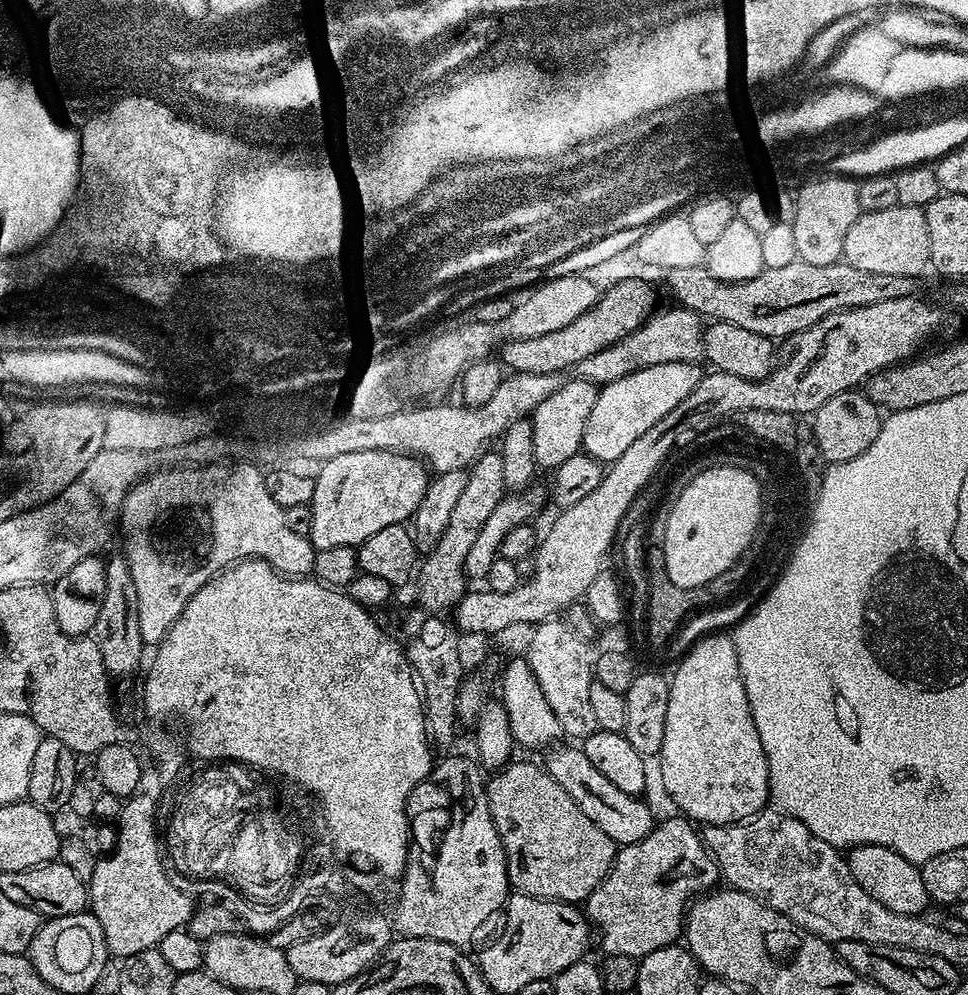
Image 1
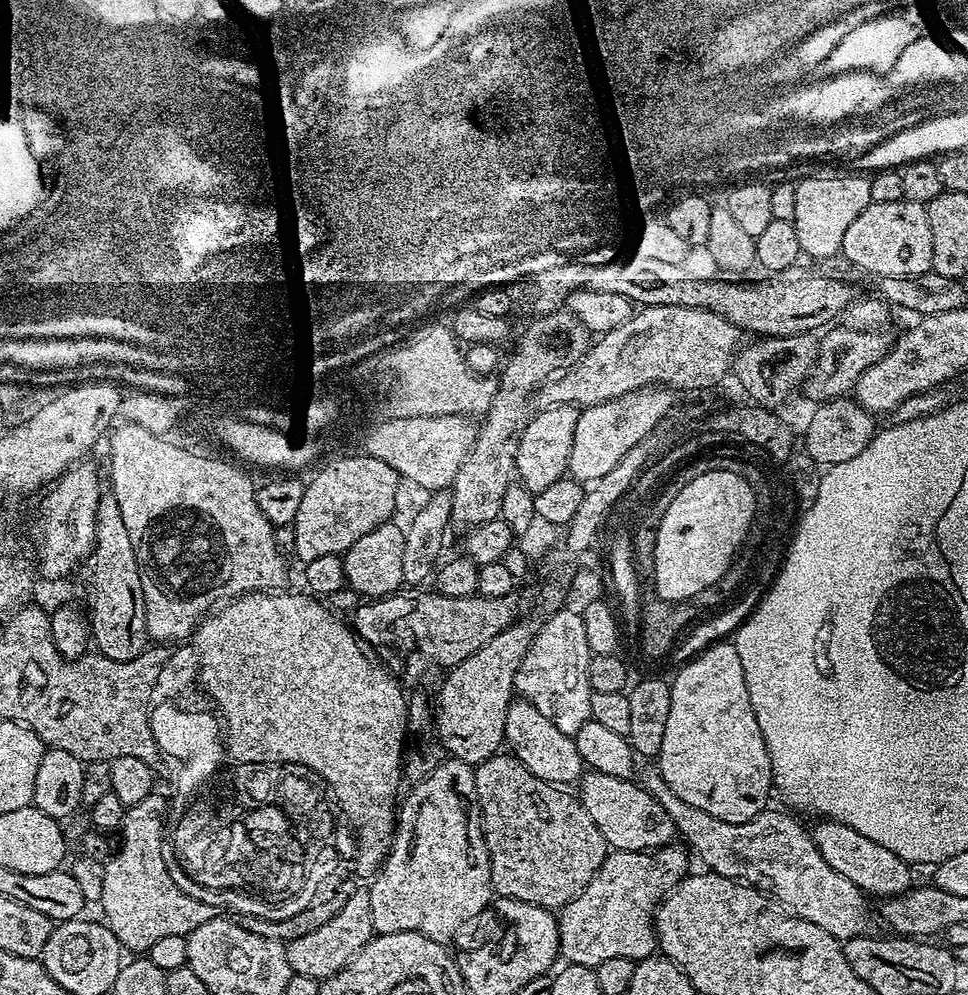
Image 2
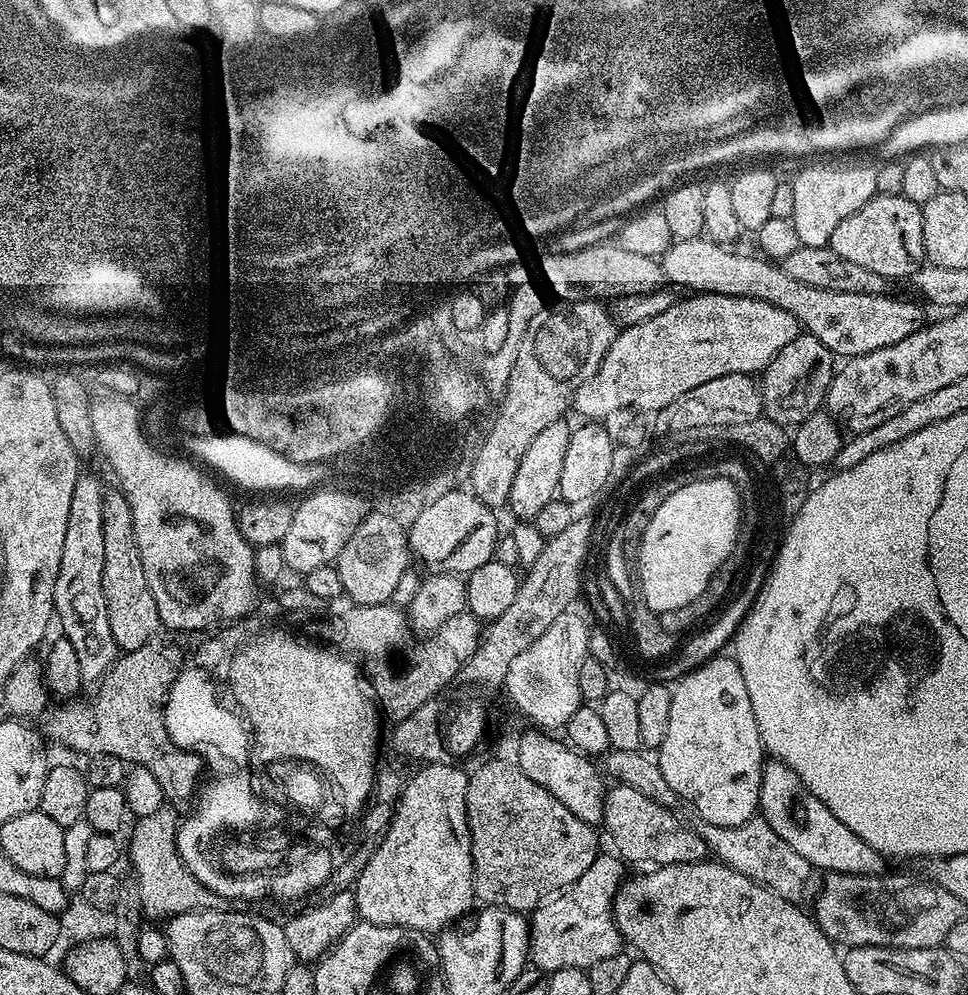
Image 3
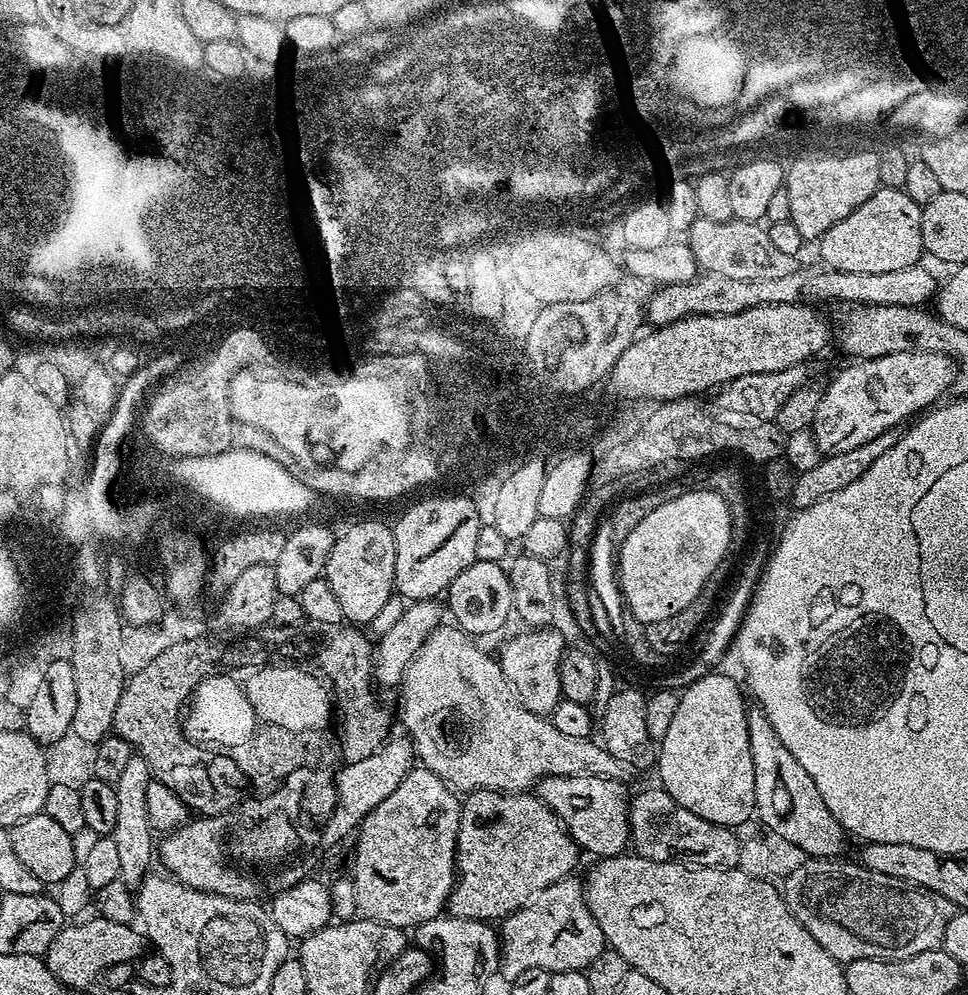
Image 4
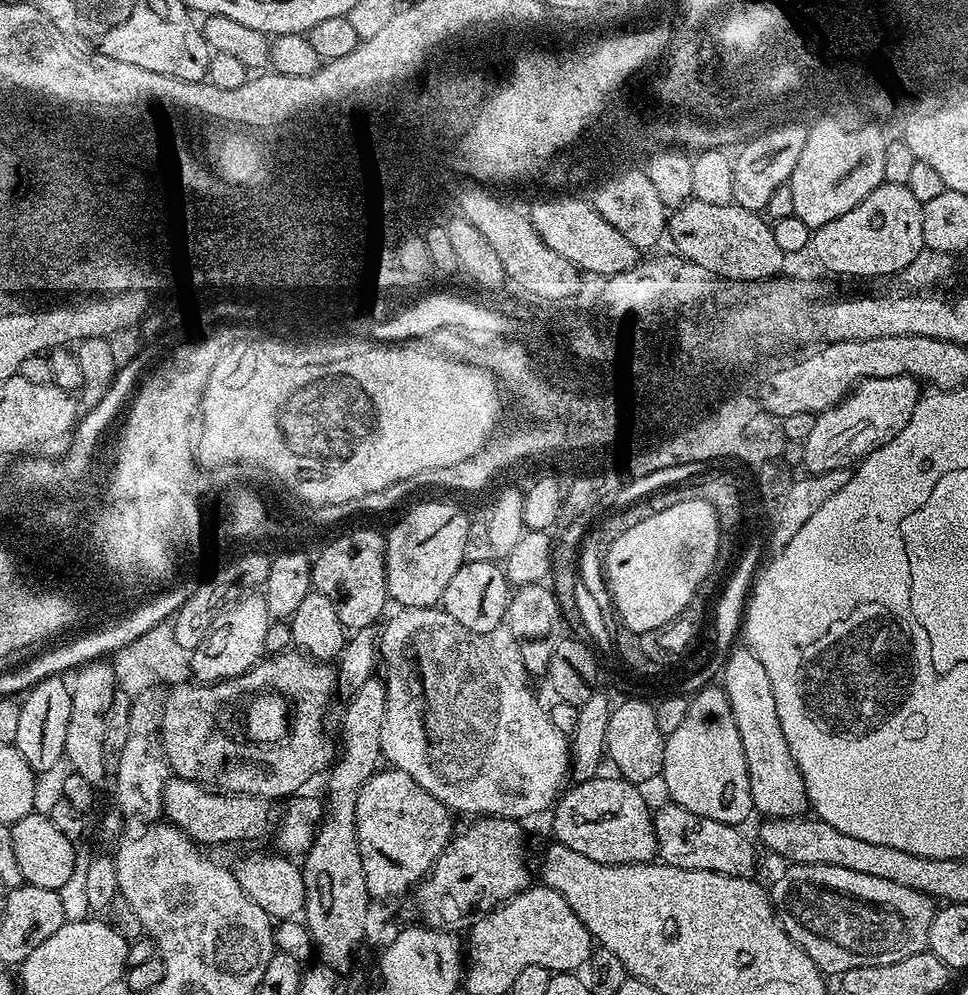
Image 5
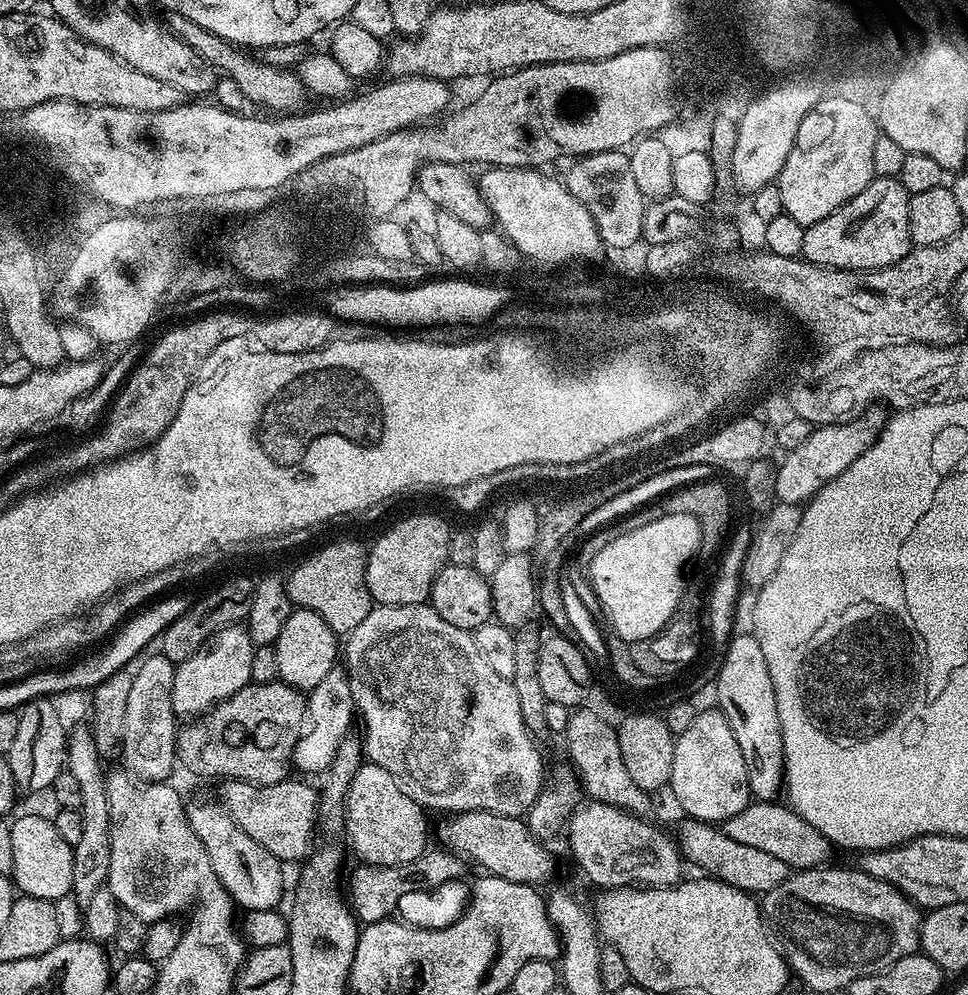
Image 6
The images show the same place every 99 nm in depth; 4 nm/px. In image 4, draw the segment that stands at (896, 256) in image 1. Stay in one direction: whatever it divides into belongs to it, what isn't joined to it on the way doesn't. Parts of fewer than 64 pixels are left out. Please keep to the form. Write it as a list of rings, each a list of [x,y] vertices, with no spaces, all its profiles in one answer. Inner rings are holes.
[[[881,186],[877,188],[875,194],[866,198],[866,202],[862,202],[862,206],[858,206],[858,210],[846,214],[842,222],[834,222],[834,226],[826,230],[826,234],[818,241],[820,256],[828,268],[854,274],[882,274],[885,270],[906,270],[906,266],[921,263],[924,252],[920,210],[921,205],[916,204],[914,198],[904,193],[903,188]]]

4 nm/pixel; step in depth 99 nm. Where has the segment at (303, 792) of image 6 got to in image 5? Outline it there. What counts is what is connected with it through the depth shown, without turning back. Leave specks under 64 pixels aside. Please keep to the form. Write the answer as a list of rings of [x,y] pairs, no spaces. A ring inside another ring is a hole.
[[[172,774],[164,783],[160,795],[164,803],[163,815],[167,823],[186,833],[201,846],[224,844],[227,840],[256,840],[268,828],[269,801],[261,796],[225,794],[219,790],[209,790],[205,785],[195,784],[193,780],[183,780]]]

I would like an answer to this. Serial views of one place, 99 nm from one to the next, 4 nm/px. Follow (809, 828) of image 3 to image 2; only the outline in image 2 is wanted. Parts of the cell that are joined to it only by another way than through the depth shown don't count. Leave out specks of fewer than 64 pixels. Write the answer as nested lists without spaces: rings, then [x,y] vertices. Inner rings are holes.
[[[821,819],[819,823],[820,825],[816,829],[812,828],[810,833],[822,858],[826,858],[826,862],[830,862],[830,866],[838,870],[838,874],[850,878],[850,882],[854,882],[854,886],[858,886],[869,897],[901,896],[913,887],[913,869],[907,860],[898,858],[894,850],[886,850],[886,846],[878,846],[878,842],[858,834],[858,830],[850,830],[850,826],[839,824],[837,820]]]

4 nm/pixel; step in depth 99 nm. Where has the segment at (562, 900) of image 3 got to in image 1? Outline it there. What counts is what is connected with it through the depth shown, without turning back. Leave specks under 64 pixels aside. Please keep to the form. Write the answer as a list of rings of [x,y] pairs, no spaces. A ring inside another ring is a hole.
[[[675,815],[661,824],[659,821],[650,834],[646,834],[646,838],[623,845],[617,851],[616,861],[604,881],[587,898],[586,915],[595,935],[596,932],[600,935],[600,944],[607,955],[626,954],[643,958],[654,950],[662,950],[668,944],[677,943],[682,936],[690,901],[715,889],[716,880],[721,879],[720,869],[712,859],[711,852],[705,848],[701,833],[694,827],[693,821],[683,815]]]

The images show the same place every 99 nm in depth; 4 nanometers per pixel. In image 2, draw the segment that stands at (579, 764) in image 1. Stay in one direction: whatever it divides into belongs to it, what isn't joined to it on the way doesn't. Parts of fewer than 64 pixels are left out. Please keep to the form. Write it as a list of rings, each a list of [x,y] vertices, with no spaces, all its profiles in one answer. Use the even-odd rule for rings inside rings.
[[[588,770],[583,773],[578,788],[586,814],[590,814],[590,818],[594,818],[594,826],[602,830],[602,838],[606,838],[609,849],[617,852],[653,852],[655,848],[664,848],[677,839],[678,833],[674,822],[670,822],[670,814],[666,814],[659,802],[635,779],[623,780]]]

